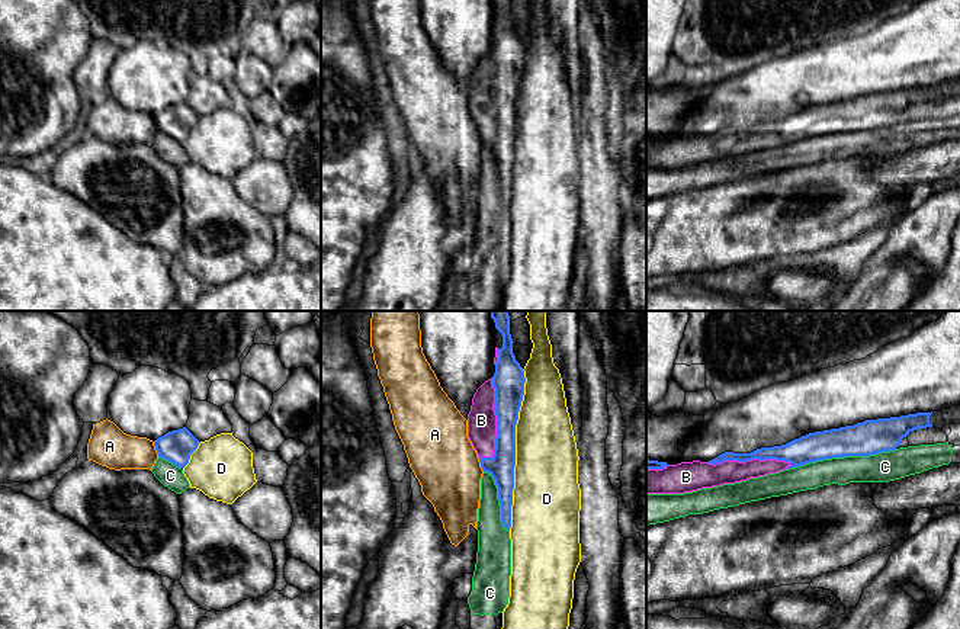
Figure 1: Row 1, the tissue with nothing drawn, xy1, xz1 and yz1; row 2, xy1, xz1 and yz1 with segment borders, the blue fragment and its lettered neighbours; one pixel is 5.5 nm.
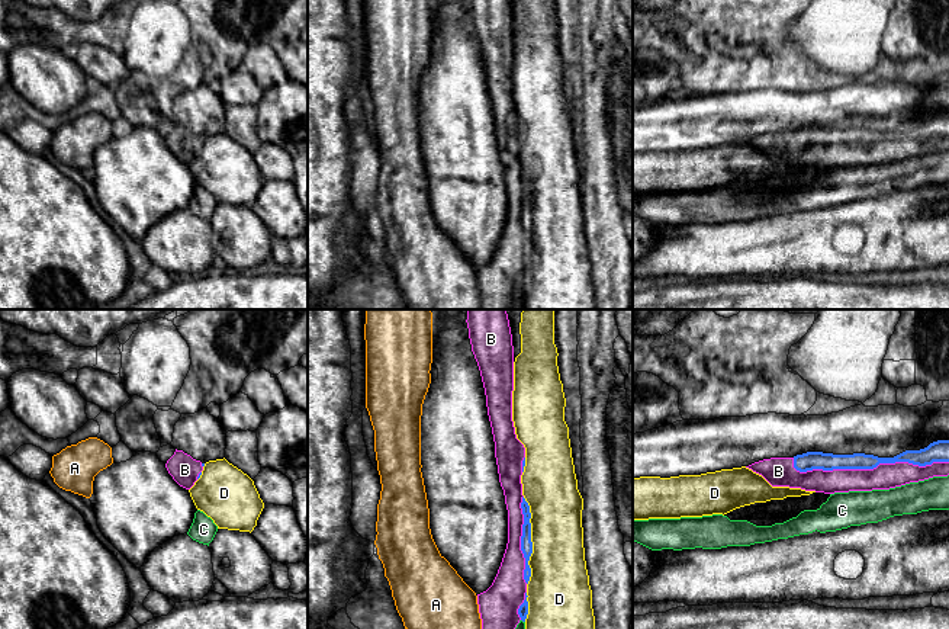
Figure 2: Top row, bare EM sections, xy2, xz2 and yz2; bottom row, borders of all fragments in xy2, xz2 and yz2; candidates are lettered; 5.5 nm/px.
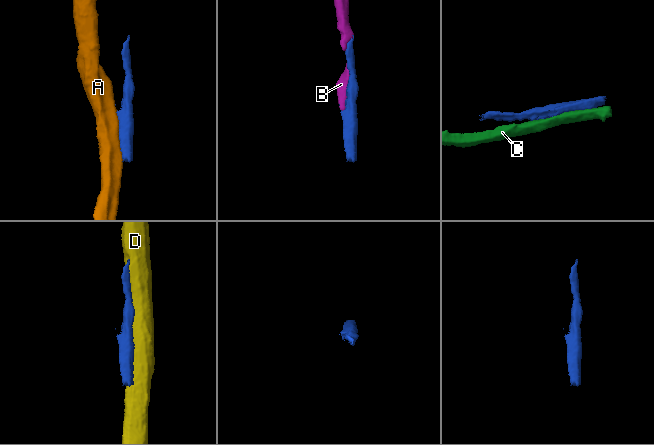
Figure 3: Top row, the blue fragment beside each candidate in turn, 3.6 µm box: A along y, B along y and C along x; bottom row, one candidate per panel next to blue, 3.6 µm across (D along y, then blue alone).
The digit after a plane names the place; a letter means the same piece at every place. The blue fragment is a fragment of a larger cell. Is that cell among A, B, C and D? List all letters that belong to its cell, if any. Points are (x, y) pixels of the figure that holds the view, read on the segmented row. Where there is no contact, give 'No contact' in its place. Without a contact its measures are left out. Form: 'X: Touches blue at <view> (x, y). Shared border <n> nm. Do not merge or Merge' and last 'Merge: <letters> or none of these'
A: Touches blue at xy1 (156, 449). Shared border 90 nm. Do not merge
B: Touches blue at yz2 (869, 468). Shared border 850 nm. Merge
C: Touches blue at yz1 (841, 456). Shared border 600 nm. Do not merge
D: Touches blue at xz1 (514, 449). Shared border 900 nm. Do not merge
Merge: B

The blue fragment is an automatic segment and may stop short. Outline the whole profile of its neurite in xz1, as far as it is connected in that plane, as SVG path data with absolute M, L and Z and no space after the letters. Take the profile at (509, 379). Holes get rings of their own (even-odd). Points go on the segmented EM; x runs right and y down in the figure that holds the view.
M491 311L491 318L503 336L503 347L495 347L494 376L485 381L473 394L468 414L468 437L478 453L482 471L488 472L495 481L501 506L501 522L505 530L510 530L516 466L516 424L524 395L526 378L513 353L514 341L510 334L508 311Z

